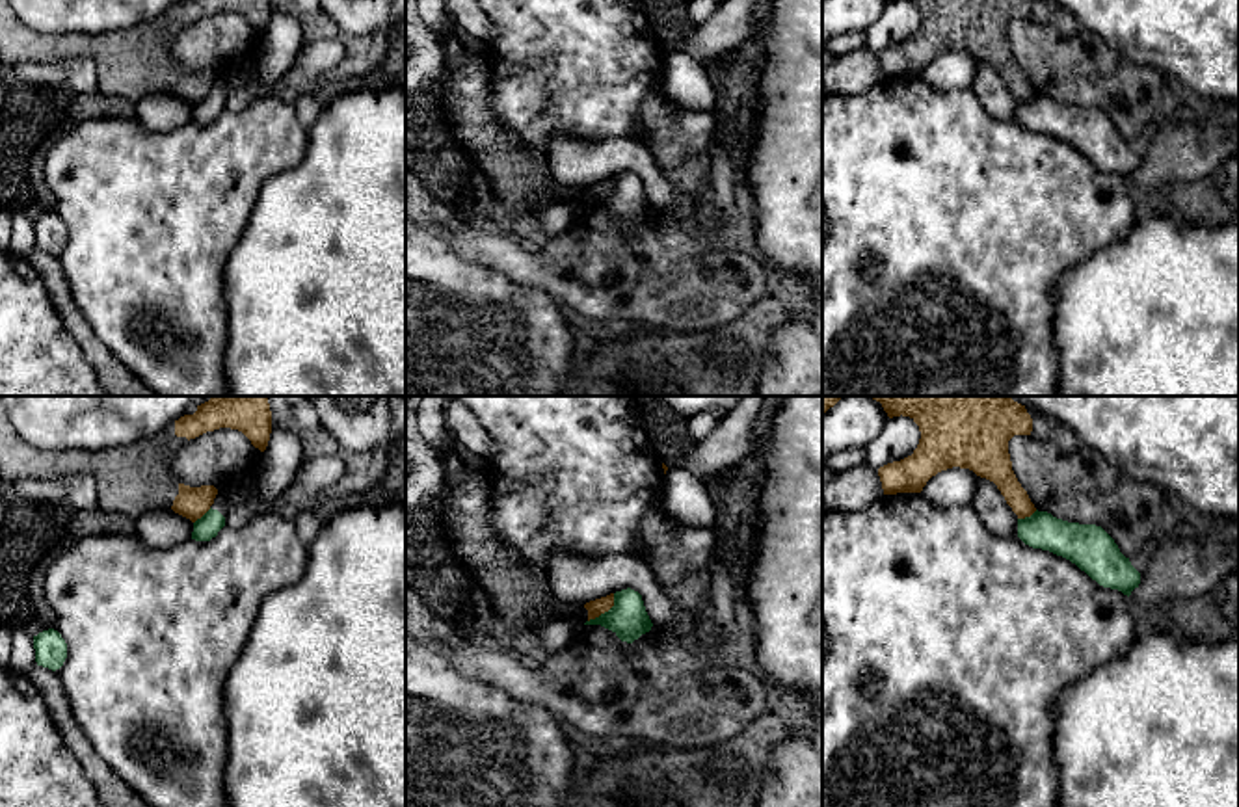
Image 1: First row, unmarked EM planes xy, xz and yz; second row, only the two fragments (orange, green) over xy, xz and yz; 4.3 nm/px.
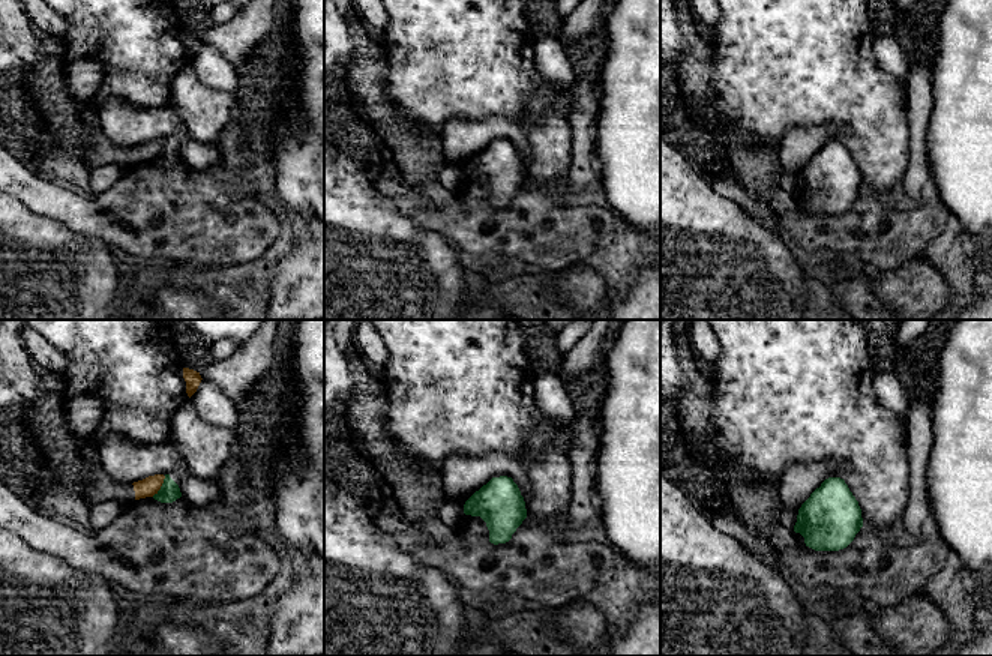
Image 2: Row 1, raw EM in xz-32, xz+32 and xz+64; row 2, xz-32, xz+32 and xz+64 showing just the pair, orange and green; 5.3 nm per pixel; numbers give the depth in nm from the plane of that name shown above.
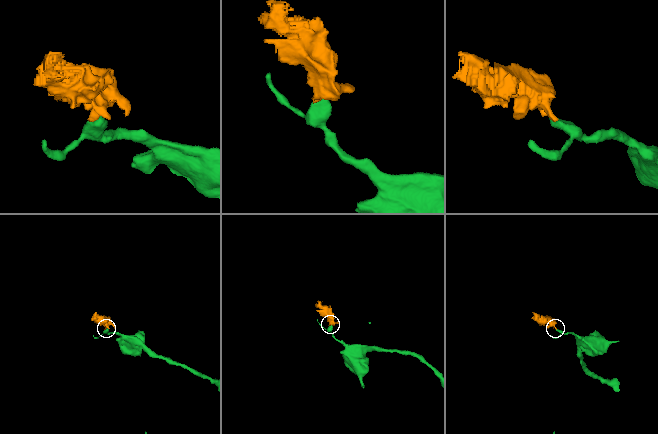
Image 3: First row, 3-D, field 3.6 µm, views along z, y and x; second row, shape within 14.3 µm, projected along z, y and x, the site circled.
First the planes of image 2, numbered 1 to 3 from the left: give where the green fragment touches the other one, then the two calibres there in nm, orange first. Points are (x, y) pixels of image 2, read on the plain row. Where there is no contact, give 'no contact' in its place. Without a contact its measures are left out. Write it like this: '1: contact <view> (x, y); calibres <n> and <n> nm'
1: contact xz-32 (161, 149); calibres 100 and 110 nm
2: no contact
3: no contact

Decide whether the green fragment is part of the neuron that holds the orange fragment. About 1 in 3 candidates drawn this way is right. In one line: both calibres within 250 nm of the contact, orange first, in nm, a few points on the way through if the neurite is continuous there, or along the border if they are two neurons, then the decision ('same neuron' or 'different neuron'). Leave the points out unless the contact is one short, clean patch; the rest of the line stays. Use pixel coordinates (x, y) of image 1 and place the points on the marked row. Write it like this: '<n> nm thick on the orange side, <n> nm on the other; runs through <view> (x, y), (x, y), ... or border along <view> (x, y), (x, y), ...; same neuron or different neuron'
70 nm thick on the orange side, 170 nm on the other; border along xz (614, 594), (614, 603), (588, 621); different neuron

